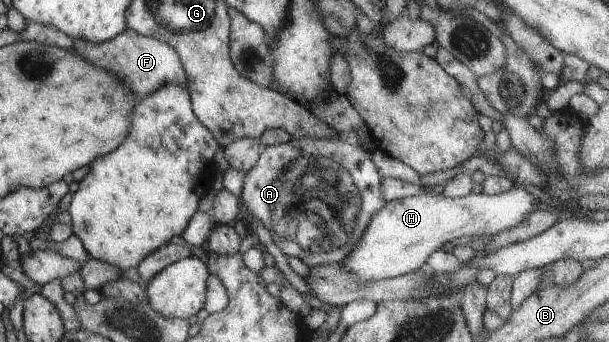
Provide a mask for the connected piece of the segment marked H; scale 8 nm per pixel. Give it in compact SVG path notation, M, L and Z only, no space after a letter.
M513 186L498 196L467 194L460 198L445 197L433 192L415 194L408 198L392 200L380 208L370 220L356 248L340 262L346 270L364 280L382 280L404 276L423 269L428 256L442 249L446 242L462 236L487 237L522 224L538 209L537 199L528 190Z

